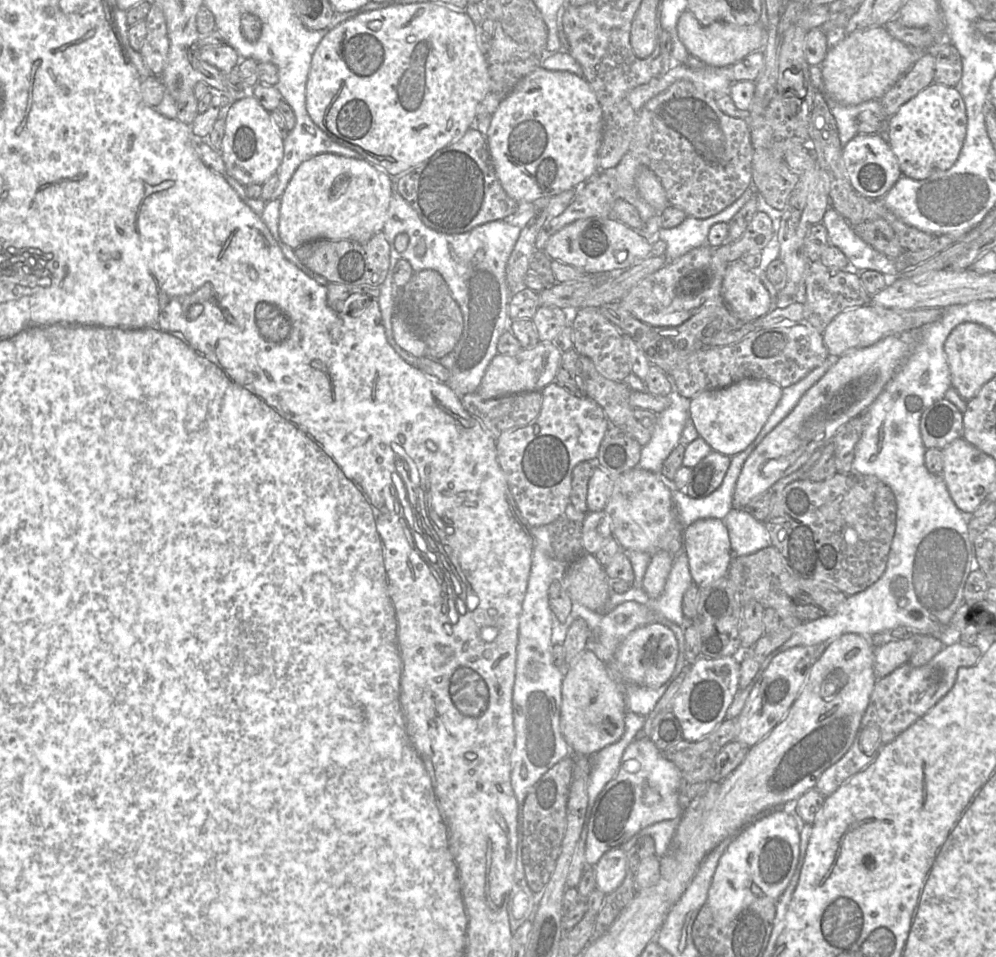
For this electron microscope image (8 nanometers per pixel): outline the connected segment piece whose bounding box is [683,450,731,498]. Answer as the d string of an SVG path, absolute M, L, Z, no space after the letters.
M712 450L693 469L683 490L692 498L703 498L713 493L722 483L730 466L731 457Z

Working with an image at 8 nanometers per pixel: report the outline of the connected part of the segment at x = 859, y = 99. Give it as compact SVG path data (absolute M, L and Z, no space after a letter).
M884 26L846 34L830 47L821 64L824 94L826 97L845 105L857 105L869 100L880 99L912 67L921 52L924 51L916 51L892 37Z

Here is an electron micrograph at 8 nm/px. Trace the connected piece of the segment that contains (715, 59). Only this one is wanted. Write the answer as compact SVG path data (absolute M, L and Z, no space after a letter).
M687 10L680 15L676 29L678 38L688 53L709 67L730 67L750 53L761 50L767 38L766 30L760 22L749 26L730 25L724 22L702 25Z

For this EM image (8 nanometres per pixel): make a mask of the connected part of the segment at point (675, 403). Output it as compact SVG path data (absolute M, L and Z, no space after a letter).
M674 390L669 397L671 405L658 414L652 437L641 448L637 467L655 473L670 491L674 491L676 489L674 482L662 475L661 469L666 458L679 444L682 431L689 420L690 399Z

